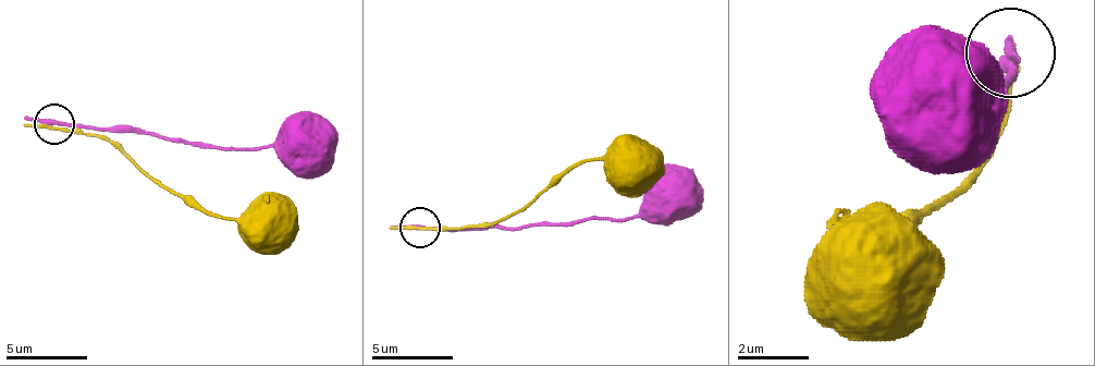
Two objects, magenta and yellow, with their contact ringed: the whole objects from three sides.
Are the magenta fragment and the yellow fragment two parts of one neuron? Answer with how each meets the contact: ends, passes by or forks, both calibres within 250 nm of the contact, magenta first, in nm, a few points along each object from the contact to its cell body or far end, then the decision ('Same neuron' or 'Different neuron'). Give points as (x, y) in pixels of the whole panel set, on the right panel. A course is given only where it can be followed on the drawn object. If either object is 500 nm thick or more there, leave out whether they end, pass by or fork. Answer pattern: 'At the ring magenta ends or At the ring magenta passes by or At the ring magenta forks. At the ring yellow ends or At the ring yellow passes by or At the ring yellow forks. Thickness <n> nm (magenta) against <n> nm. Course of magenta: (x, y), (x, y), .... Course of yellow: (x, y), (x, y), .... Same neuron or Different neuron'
At the ring magenta passes by. At the ring yellow passes by. Thickness 260 nm (magenta) against 190 nm. Course of magenta: (1008, 50), (1017, 59), (991, 105), (945, 105). Course of yellow: (1008, 59), (1008, 113), (981, 167), (864, 266), (892, 239), (874, 283). Different neuron

